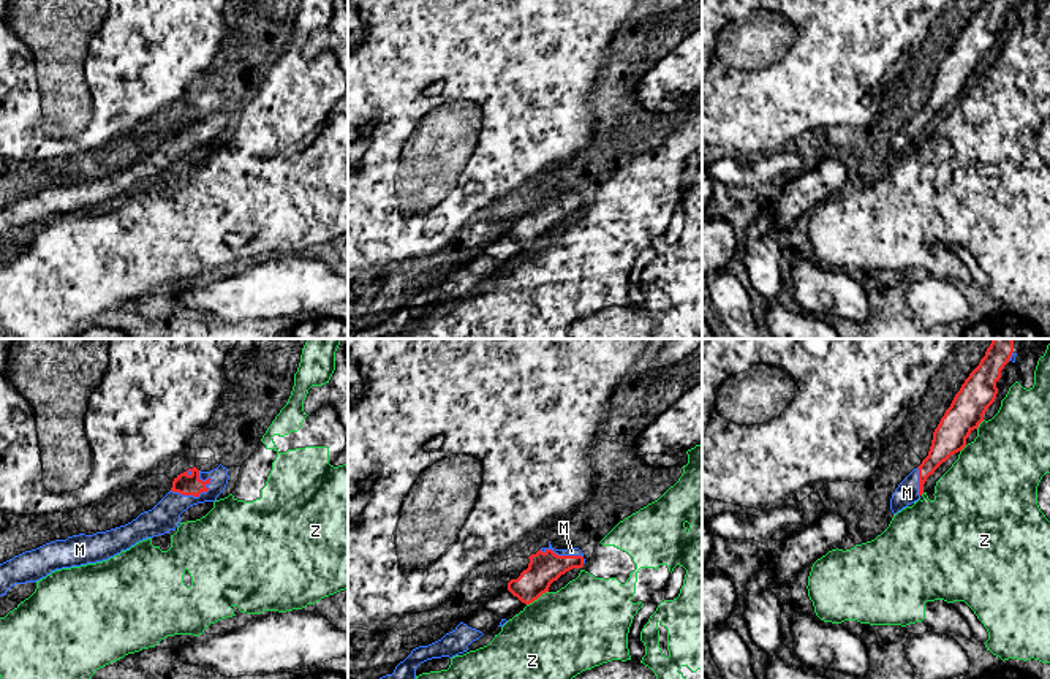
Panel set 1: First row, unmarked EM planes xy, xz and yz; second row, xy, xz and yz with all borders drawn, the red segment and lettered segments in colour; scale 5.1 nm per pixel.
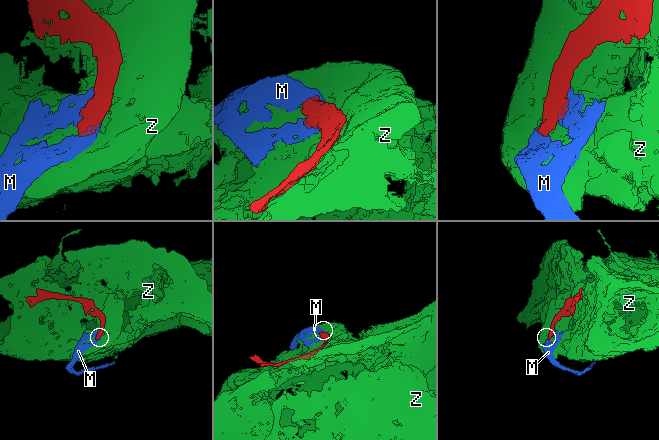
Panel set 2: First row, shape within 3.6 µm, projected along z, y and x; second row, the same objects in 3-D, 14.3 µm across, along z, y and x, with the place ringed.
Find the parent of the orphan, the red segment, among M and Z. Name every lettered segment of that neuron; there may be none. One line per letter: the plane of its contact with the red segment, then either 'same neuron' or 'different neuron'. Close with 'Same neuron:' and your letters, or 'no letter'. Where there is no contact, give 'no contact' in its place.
M: meets red in xy; same neuron
Z: meets red in xz; different neuron
Same neuron: M

